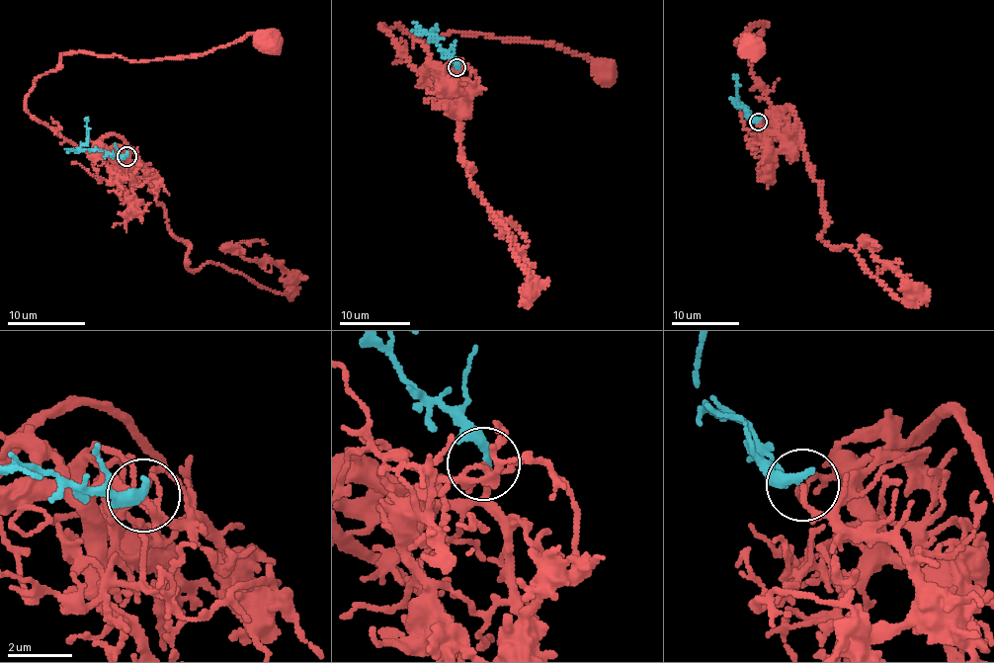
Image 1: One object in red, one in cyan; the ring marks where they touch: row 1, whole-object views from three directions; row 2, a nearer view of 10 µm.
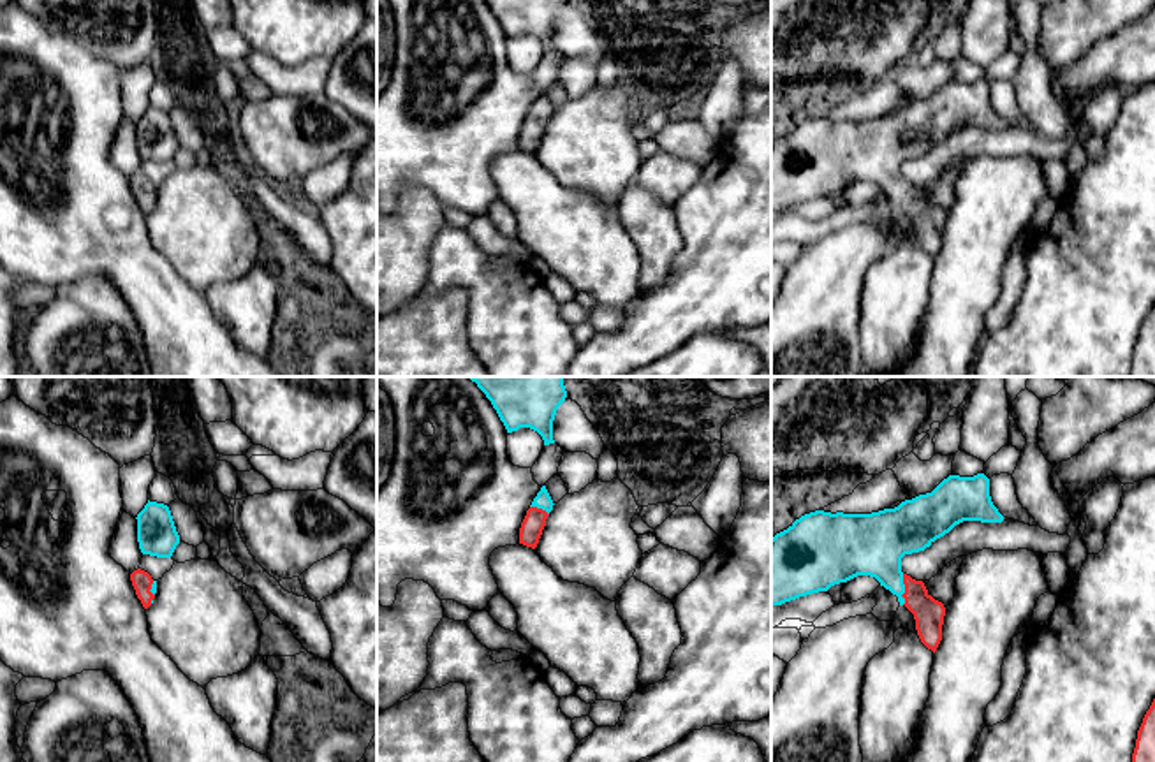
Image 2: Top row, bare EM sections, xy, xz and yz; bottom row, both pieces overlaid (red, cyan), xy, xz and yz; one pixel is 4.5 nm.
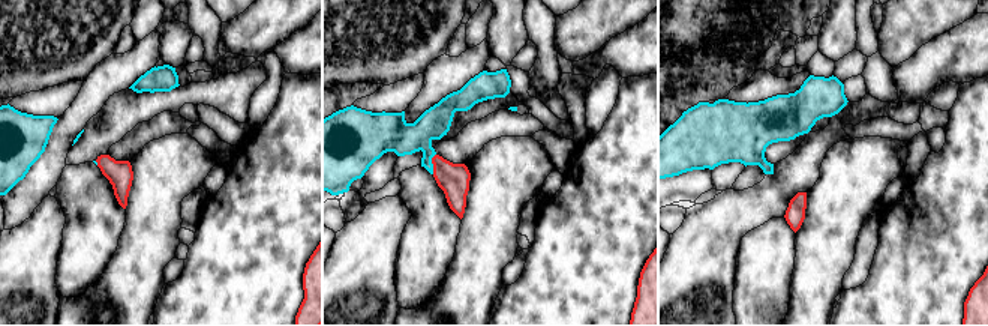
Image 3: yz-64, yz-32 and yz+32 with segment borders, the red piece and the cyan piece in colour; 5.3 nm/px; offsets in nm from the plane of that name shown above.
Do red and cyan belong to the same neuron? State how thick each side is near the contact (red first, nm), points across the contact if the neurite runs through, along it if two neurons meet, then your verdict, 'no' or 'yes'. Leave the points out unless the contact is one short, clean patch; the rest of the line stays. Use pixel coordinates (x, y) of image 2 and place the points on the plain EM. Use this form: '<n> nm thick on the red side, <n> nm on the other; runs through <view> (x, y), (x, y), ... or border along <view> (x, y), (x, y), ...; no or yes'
140 nm thick on the red side, 280 nm on the other; runs through yz (928, 219), (905, 196), (888, 178), (874, 152); yes

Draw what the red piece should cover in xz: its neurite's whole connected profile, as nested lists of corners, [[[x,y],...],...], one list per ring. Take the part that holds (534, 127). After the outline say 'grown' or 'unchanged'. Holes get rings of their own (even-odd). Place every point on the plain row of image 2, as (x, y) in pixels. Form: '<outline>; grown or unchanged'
[[[542,92],[521,128],[519,150],[532,153],[532,155],[537,153],[542,136],[546,132],[546,125],[548,125],[549,118],[553,116],[553,111],[555,109],[553,109],[546,92]]]; grown

